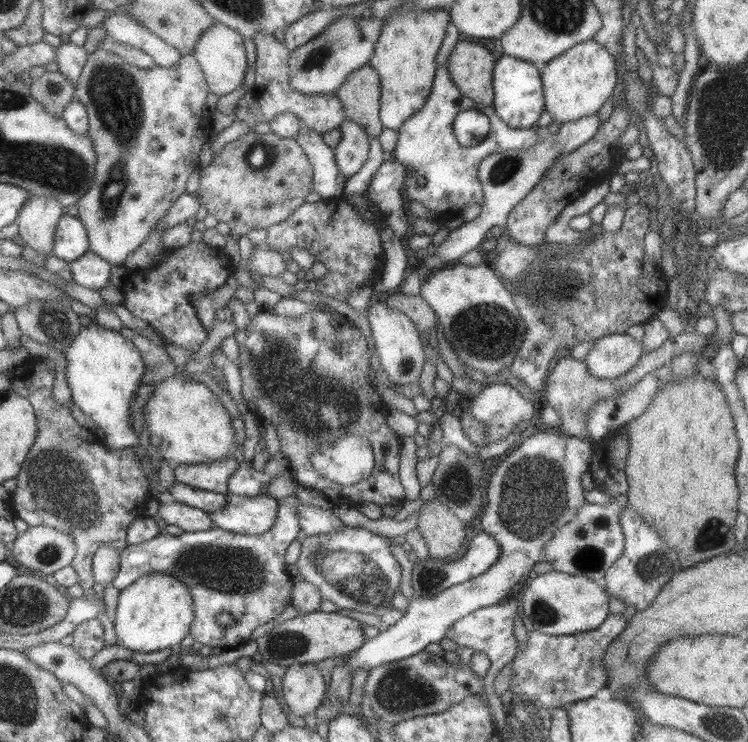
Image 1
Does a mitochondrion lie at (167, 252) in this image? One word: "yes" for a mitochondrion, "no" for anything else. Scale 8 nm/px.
no

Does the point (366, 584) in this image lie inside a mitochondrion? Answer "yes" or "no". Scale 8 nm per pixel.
yes

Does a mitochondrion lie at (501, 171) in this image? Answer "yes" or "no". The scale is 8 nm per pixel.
yes

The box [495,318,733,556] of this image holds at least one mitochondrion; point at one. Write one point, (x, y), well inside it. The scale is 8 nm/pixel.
(712, 533)

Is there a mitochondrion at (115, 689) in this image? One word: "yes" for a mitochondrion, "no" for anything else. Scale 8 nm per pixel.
no

